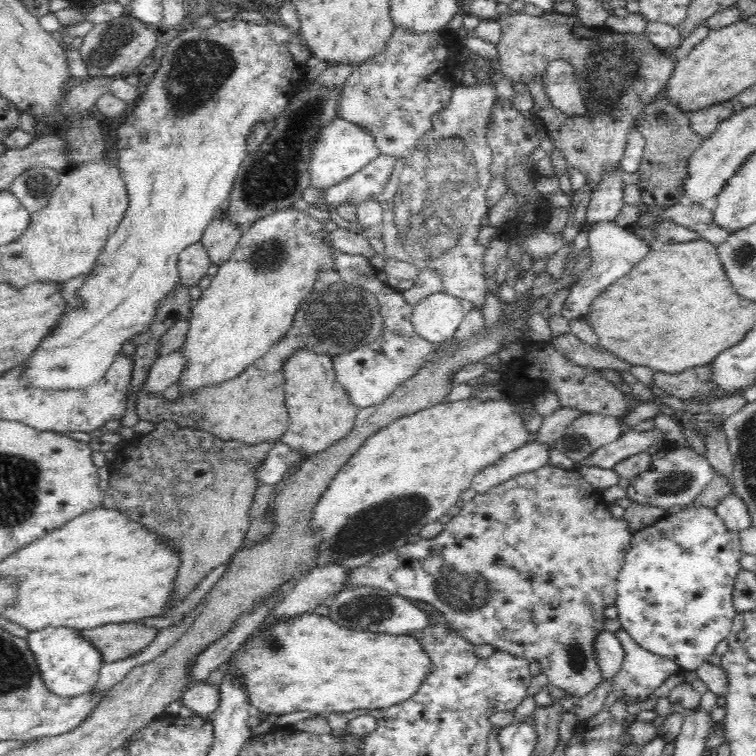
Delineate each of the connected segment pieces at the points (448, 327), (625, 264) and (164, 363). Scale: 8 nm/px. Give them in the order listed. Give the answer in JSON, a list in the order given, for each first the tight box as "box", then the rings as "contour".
[{"box":[411,291,464,346],"contour":[[[446,291],[436,292],[413,304],[411,323],[417,334],[436,346],[456,334],[464,311],[459,298]]]},{"box":[560,220,654,322],"contour":[[[615,220],[594,224],[590,228],[588,244],[590,264],[586,267],[587,271],[581,274],[579,281],[570,288],[570,293],[560,312],[562,317],[568,319],[568,322],[572,319],[584,318],[586,314],[589,314],[594,298],[600,296],[612,282],[626,276],[654,247],[648,245],[646,239],[640,239],[632,231],[620,227]]]},{"box":[143,348,185,394],"contour":[[[181,348],[176,352],[158,357],[147,372],[148,376],[143,382],[143,392],[161,394],[168,386],[179,381],[184,365],[185,356],[181,353]]]}]

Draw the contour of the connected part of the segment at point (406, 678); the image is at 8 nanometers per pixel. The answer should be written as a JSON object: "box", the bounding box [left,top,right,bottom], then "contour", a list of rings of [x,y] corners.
{"box":[224,613,432,716],"contour":[[[312,613],[278,619],[261,631],[257,629],[229,656],[224,667],[225,678],[240,679],[254,711],[282,715],[306,710],[326,716],[358,708],[381,709],[408,700],[432,672],[432,661],[421,644],[407,634],[357,631],[334,623],[329,616]]]}

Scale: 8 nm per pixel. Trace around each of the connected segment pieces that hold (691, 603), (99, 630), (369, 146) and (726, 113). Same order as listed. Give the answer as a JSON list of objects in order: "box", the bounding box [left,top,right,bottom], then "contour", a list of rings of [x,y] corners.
[{"box":[616,506,742,671],"contour":[[[686,506],[682,512],[678,514],[662,516],[659,520],[651,525],[648,525],[634,533],[632,544],[628,548],[628,554],[624,556],[624,566],[618,572],[618,598],[616,598],[616,608],[618,609],[618,620],[621,622],[623,629],[636,641],[638,646],[641,646],[648,652],[660,656],[666,656],[679,664],[679,667],[685,671],[694,671],[702,663],[706,663],[708,657],[714,654],[714,649],[722,640],[726,640],[732,625],[737,616],[737,611],[734,609],[734,586],[738,574],[741,572],[740,560],[742,560],[742,545],[740,545],[739,534],[728,530],[724,521],[717,515],[715,509],[704,506]]]},{"box":[79,622,157,663],"contour":[[[135,622],[110,623],[79,630],[79,635],[100,651],[104,663],[110,663],[131,657],[153,643],[157,630]]]},{"box":[309,118,381,190],"contour":[[[334,118],[332,124],[324,126],[311,146],[311,159],[309,162],[312,187],[320,190],[332,188],[340,184],[341,180],[356,174],[368,162],[377,159],[381,154],[376,148],[372,135],[356,124],[340,118]]]},{"box":[690,100,738,138],"contour":[[[731,100],[702,108],[702,110],[690,111],[690,127],[700,137],[709,138],[724,120],[738,110],[738,104]]]}]

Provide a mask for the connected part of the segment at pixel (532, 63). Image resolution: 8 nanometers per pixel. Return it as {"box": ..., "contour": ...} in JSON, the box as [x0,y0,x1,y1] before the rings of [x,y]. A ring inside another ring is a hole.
{"box":[495,11,676,190],"contour":[[[552,11],[541,16],[528,15],[525,12],[509,12],[498,18],[501,26],[500,40],[495,44],[498,49],[497,72],[516,83],[524,83],[527,92],[532,95],[532,112],[540,118],[555,148],[564,152],[567,163],[584,174],[590,189],[596,190],[610,168],[616,168],[623,157],[629,132],[637,128],[643,108],[658,99],[666,88],[668,78],[676,67],[675,60],[656,47],[642,33],[617,33],[606,26],[594,28],[580,22],[576,14],[564,14]],[[564,59],[574,67],[576,79],[582,85],[584,102],[590,111],[588,116],[568,116],[558,111],[551,102],[546,102],[543,76],[546,68],[556,60]]]}

